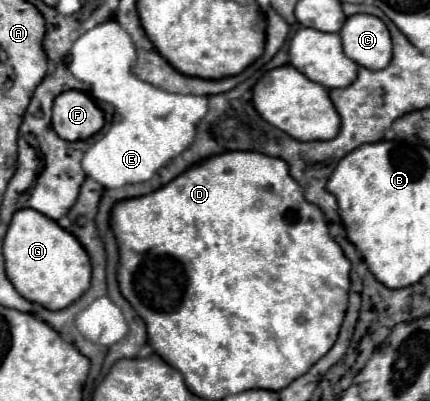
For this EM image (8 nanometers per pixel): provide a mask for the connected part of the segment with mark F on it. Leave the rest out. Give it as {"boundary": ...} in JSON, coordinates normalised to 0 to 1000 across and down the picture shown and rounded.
{"boundary":[[[158,224],[126,249],[121,319],[144,349],[200,349],[242,314],[242,279],[195,229]]]}

